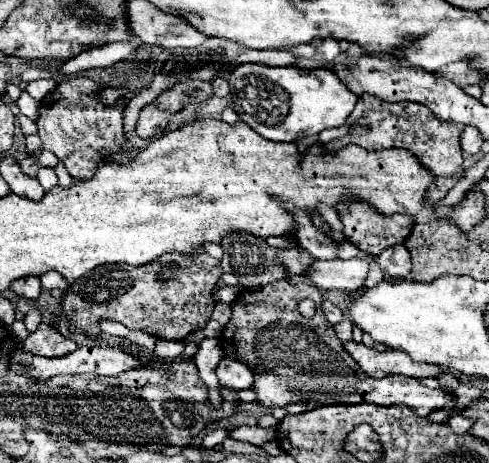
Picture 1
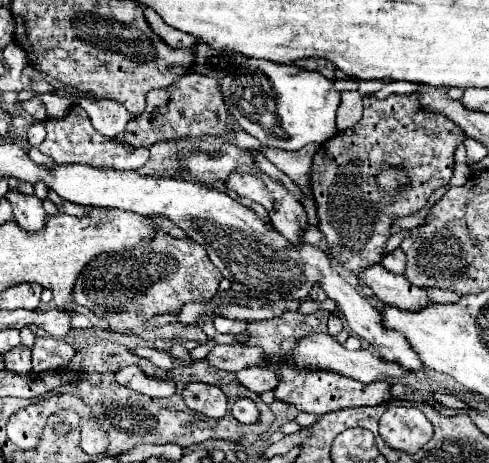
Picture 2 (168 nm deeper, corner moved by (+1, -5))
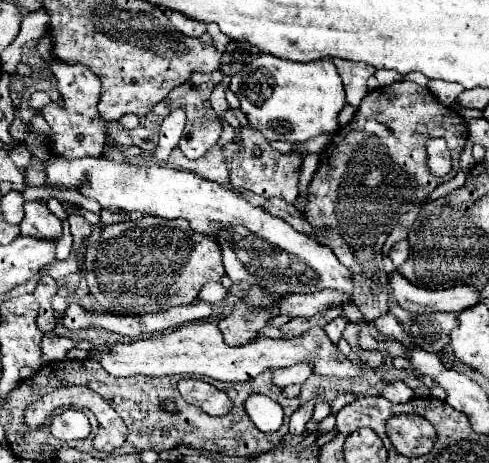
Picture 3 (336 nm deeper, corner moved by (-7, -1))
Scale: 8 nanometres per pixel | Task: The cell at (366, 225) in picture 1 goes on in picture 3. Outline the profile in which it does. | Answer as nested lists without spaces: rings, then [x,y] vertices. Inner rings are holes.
[[[394,82],[392,86],[370,90],[364,96],[352,122],[342,126],[332,136],[332,142],[320,154],[320,168],[314,180],[310,182],[304,216],[308,218],[308,222],[312,222],[312,226],[330,228],[330,232],[324,238],[316,238],[316,240],[320,244],[330,246],[336,258],[352,272],[354,302],[364,314],[366,322],[372,322],[376,320],[376,316],[388,312],[388,298],[390,298],[388,274],[382,266],[382,246],[388,234],[392,232],[392,228],[396,226],[402,214],[410,212],[412,206],[424,200],[438,184],[458,174],[460,170],[458,156],[466,144],[466,138],[468,138],[468,126],[458,112],[440,104],[430,92],[424,92],[424,86],[418,86],[414,82]],[[434,138],[444,138],[452,152],[452,170],[442,178],[432,176],[428,168],[426,144]]]

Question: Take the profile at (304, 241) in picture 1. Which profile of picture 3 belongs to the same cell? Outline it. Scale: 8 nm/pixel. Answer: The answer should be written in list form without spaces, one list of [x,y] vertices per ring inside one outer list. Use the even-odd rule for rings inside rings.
[[[242,128],[240,138],[244,146],[234,154],[232,164],[230,164],[230,184],[236,190],[250,190],[262,198],[280,198],[286,204],[294,204],[298,200],[298,170],[302,158],[298,154],[280,154],[272,150],[268,140],[260,136],[258,130],[254,128]],[[254,144],[260,148],[260,154],[254,152]]]

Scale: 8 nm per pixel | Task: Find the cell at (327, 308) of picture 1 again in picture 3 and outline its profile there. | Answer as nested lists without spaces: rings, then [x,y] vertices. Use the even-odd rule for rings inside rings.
[[[340,316],[340,318],[334,318],[330,324],[324,326],[324,330],[330,334],[330,338],[334,338],[334,344],[338,344],[338,340],[342,338],[342,330],[346,328],[346,318]]]

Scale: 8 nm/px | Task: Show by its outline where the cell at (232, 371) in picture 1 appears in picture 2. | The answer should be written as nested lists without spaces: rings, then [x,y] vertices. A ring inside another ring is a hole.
[[[246,368],[238,372],[238,380],[252,392],[262,394],[266,390],[274,390],[280,382],[280,374],[270,368]]]

